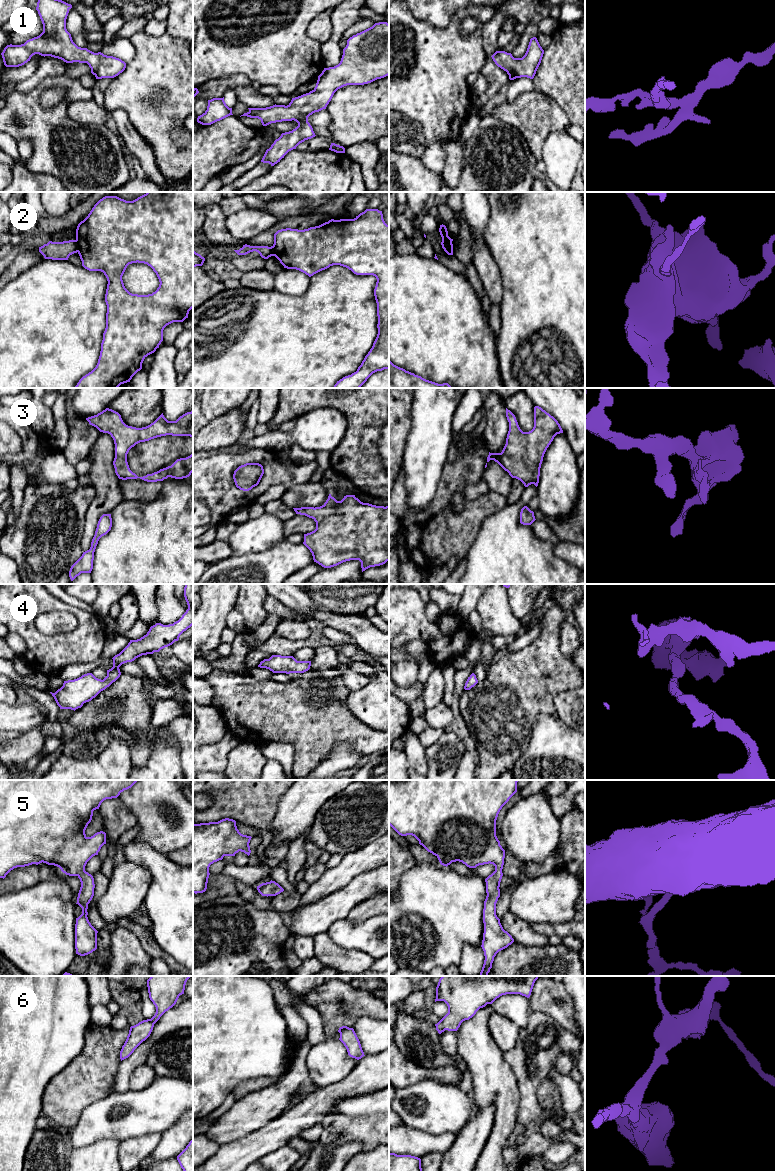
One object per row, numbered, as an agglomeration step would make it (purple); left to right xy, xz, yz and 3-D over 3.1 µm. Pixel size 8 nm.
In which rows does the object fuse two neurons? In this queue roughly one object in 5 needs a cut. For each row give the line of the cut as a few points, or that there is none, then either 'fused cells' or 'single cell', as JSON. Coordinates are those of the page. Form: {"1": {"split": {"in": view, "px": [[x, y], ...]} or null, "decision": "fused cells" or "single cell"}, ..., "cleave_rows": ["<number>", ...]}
{"1": {"split": null, "decision": "single cell"}, "2": {"split": {"in": "yz", "px": [[451, 241], [448, 240], [443, 248]]}, "decision": "fused cells"}, "3": {"split": null, "decision": "single cell"}, "4": {"split": null, "decision": "single cell"}, "5": {"split": null, "decision": "single cell"}, "6": {"split": null, "decision": "single cell"}, "cleave_rows": ["2"]}

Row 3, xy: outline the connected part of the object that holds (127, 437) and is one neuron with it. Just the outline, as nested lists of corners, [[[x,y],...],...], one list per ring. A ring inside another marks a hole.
[[[109,408],[97,415],[86,418],[86,420],[100,432],[108,433],[113,438],[115,444],[113,465],[119,479],[140,478],[147,482],[157,482],[168,477],[175,479],[187,478],[193,472],[193,453],[186,458],[177,459],[171,466],[143,477],[138,477],[133,473],[127,462],[129,450],[140,442],[166,435],[190,436],[193,438],[193,411],[183,414],[176,421],[168,421],[162,413],[153,423],[142,428],[126,425],[121,415]]]

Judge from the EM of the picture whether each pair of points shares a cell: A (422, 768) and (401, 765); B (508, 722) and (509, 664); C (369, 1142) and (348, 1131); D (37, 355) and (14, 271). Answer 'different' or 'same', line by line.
A: different
B: same
C: same
D: different

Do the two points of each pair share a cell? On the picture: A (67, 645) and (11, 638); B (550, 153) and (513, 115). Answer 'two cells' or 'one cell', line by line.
A: two cells
B: two cells

